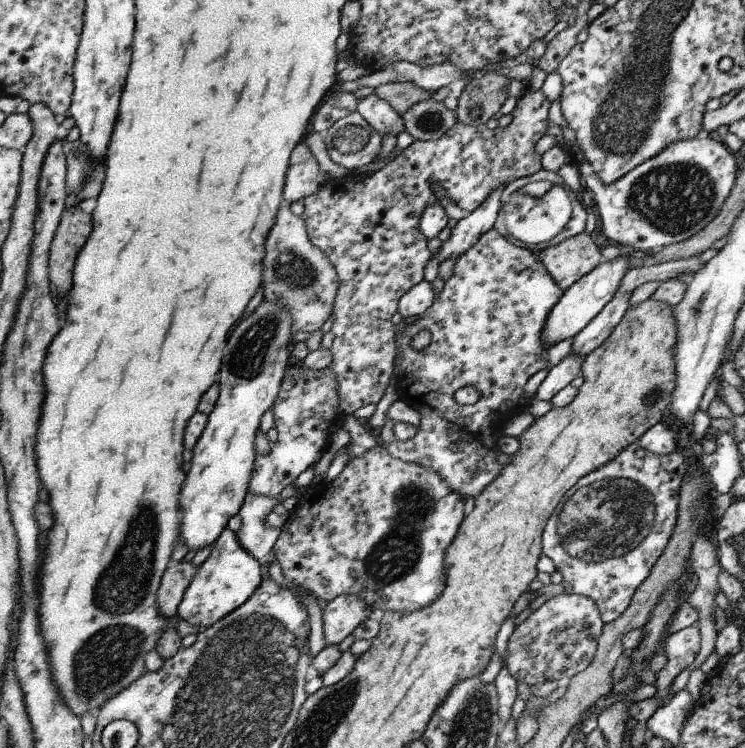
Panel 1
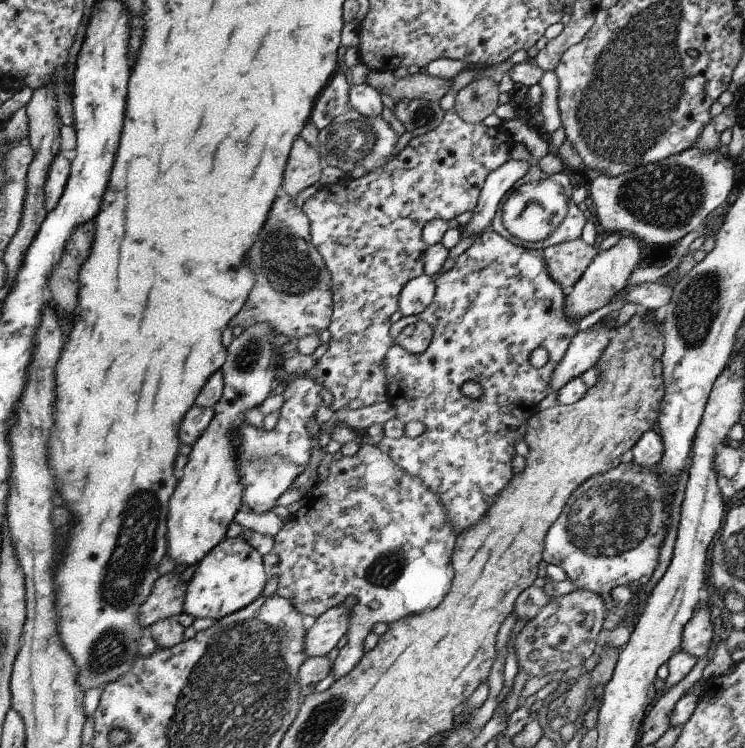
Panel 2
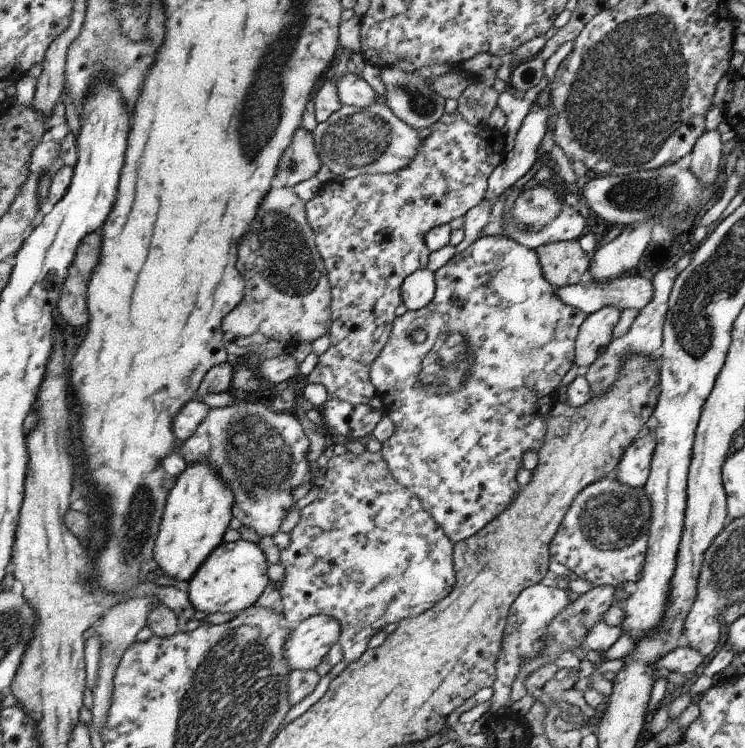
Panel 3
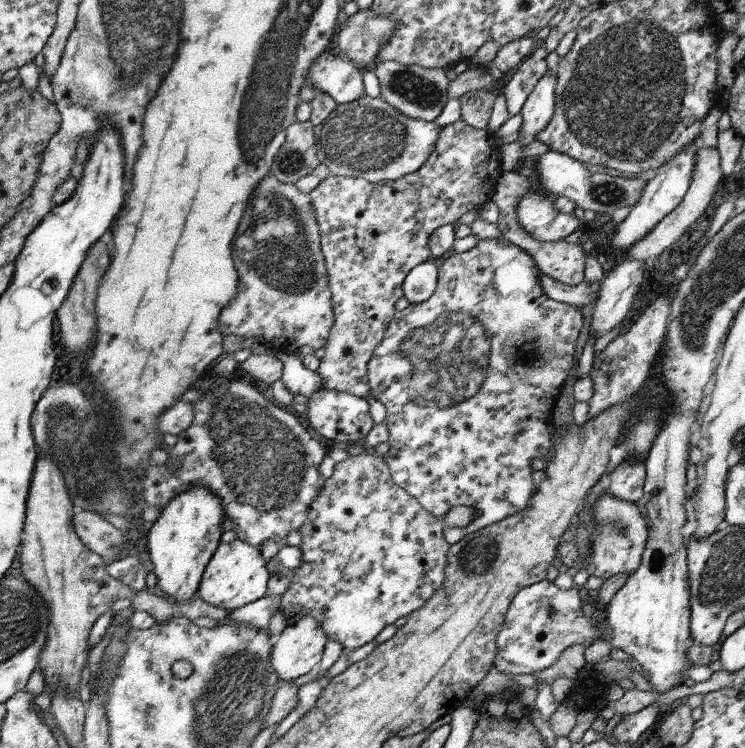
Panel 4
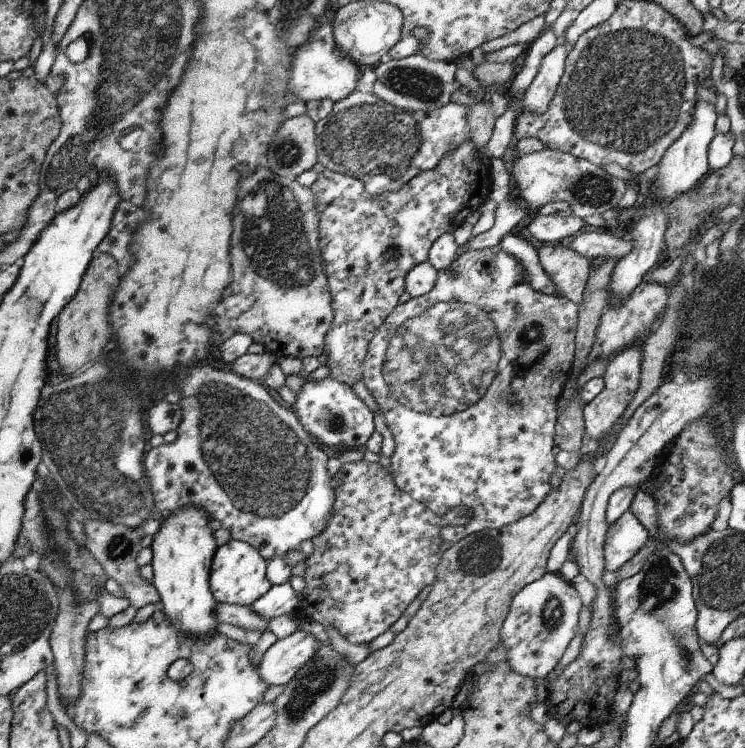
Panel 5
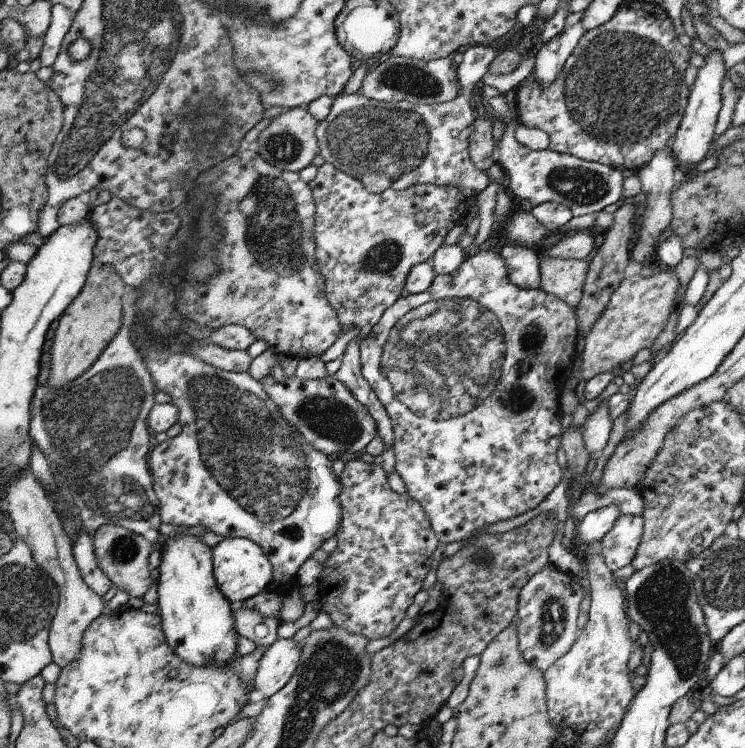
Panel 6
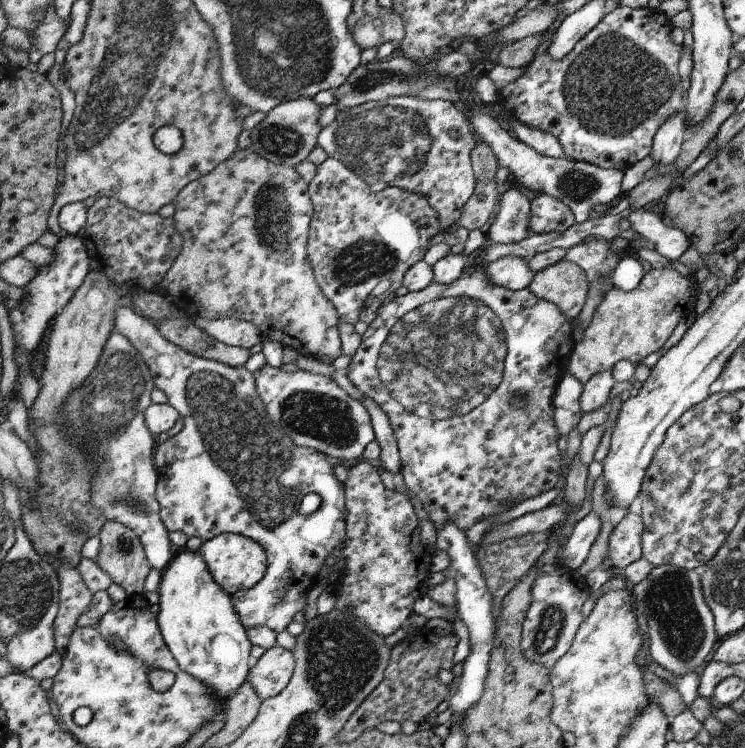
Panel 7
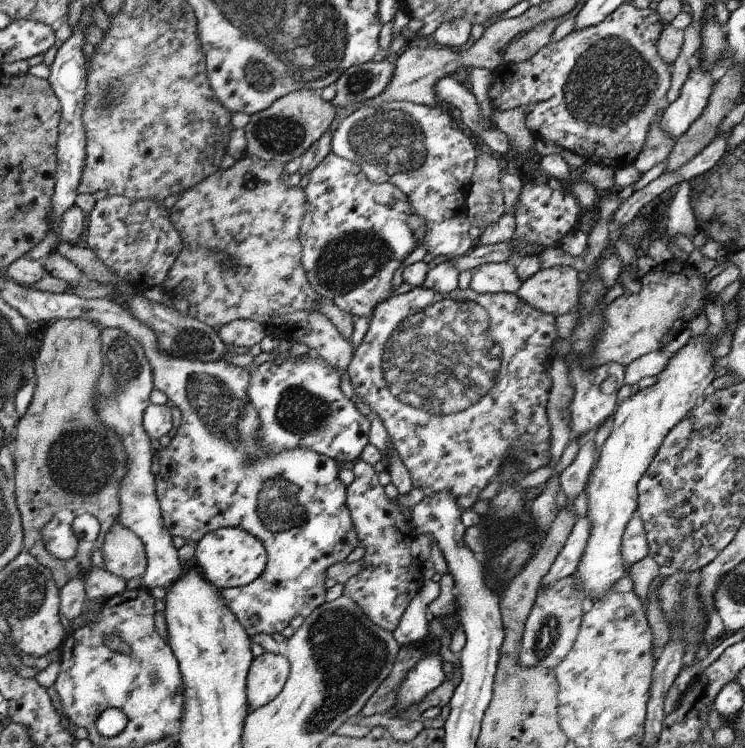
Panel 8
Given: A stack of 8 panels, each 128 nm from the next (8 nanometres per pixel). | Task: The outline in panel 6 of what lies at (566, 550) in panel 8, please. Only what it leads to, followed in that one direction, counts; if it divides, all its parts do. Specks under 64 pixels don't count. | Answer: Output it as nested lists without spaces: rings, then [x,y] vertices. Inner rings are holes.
[[[610,503],[607,507],[600,507],[589,512],[586,516],[577,521],[576,536],[574,544],[585,542],[591,545],[596,540],[600,541],[603,536],[614,526],[616,519],[622,515],[618,505]]]

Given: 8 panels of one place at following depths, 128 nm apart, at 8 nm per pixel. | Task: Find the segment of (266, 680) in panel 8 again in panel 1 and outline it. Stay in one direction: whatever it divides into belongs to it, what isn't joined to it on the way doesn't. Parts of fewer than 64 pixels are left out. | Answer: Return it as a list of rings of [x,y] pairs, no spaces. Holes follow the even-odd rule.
[[[354,593],[333,597],[322,608],[326,645],[339,645],[362,622],[376,616],[362,597]]]

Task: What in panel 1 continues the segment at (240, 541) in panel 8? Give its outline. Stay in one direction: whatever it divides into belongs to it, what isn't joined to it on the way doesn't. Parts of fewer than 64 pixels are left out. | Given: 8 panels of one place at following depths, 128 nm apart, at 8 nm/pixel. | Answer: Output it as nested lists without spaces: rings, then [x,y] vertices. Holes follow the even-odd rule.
[[[226,526],[217,538],[210,557],[198,567],[178,605],[176,615],[192,626],[202,630],[208,628],[242,606],[258,588],[261,580],[258,559],[241,547],[236,533]]]

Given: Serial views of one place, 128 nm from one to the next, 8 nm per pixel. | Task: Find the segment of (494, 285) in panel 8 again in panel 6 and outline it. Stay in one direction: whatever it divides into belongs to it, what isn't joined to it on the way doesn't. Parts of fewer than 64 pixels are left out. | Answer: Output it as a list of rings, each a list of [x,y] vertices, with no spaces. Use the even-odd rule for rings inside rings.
[[[507,244],[501,251],[512,284],[523,289],[540,289],[540,260],[535,248]]]

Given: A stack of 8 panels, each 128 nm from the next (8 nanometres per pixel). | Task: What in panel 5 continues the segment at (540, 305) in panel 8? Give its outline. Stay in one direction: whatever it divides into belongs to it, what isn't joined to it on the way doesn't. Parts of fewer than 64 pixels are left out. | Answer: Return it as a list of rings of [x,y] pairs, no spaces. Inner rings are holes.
[[[567,242],[557,246],[544,244],[536,250],[540,264],[554,281],[560,296],[580,306],[591,271],[591,260],[579,255]]]

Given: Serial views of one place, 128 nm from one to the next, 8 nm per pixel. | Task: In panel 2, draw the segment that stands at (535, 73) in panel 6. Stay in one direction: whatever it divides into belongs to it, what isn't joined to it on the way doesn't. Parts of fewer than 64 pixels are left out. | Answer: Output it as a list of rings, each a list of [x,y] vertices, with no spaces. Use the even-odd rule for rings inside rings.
[[[510,159],[490,172],[480,191],[476,206],[471,210],[471,221],[459,228],[461,239],[464,236],[476,237],[491,226],[494,215],[499,212],[498,206],[501,205],[502,198],[511,192],[510,188],[514,188],[516,181],[520,180],[529,168],[528,162]]]

